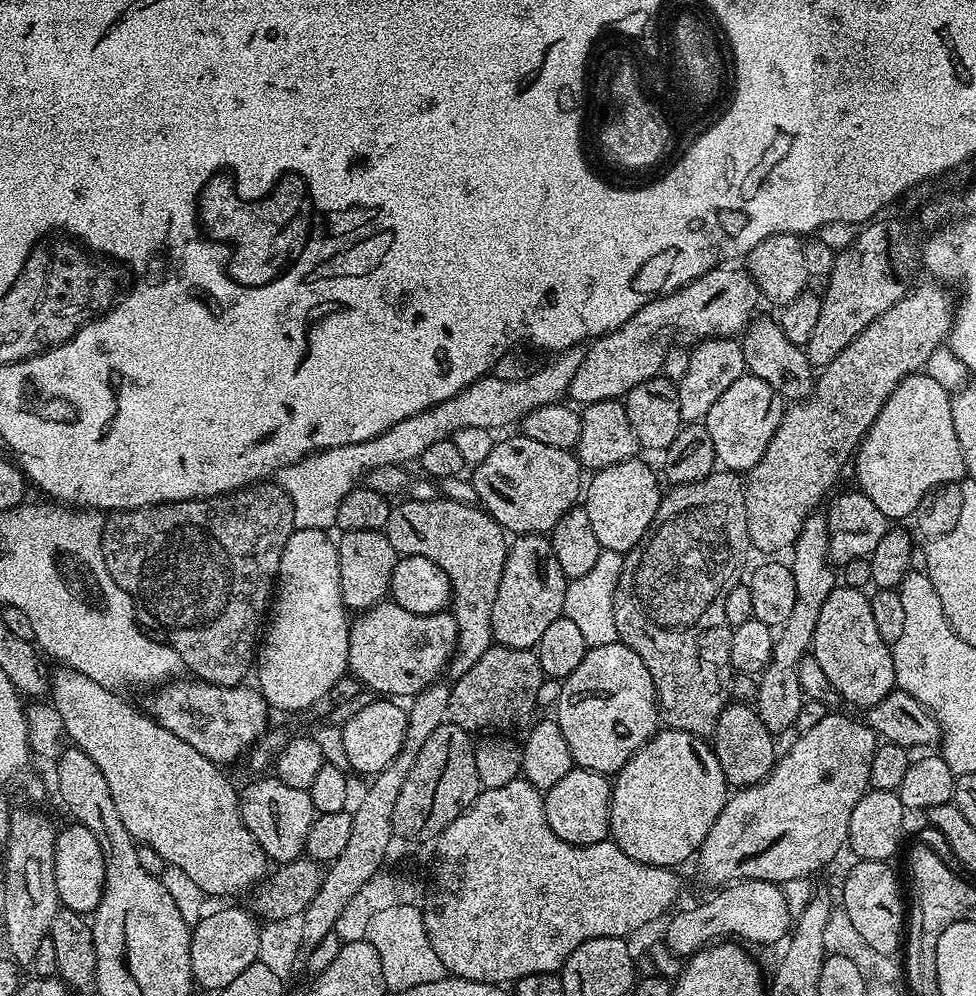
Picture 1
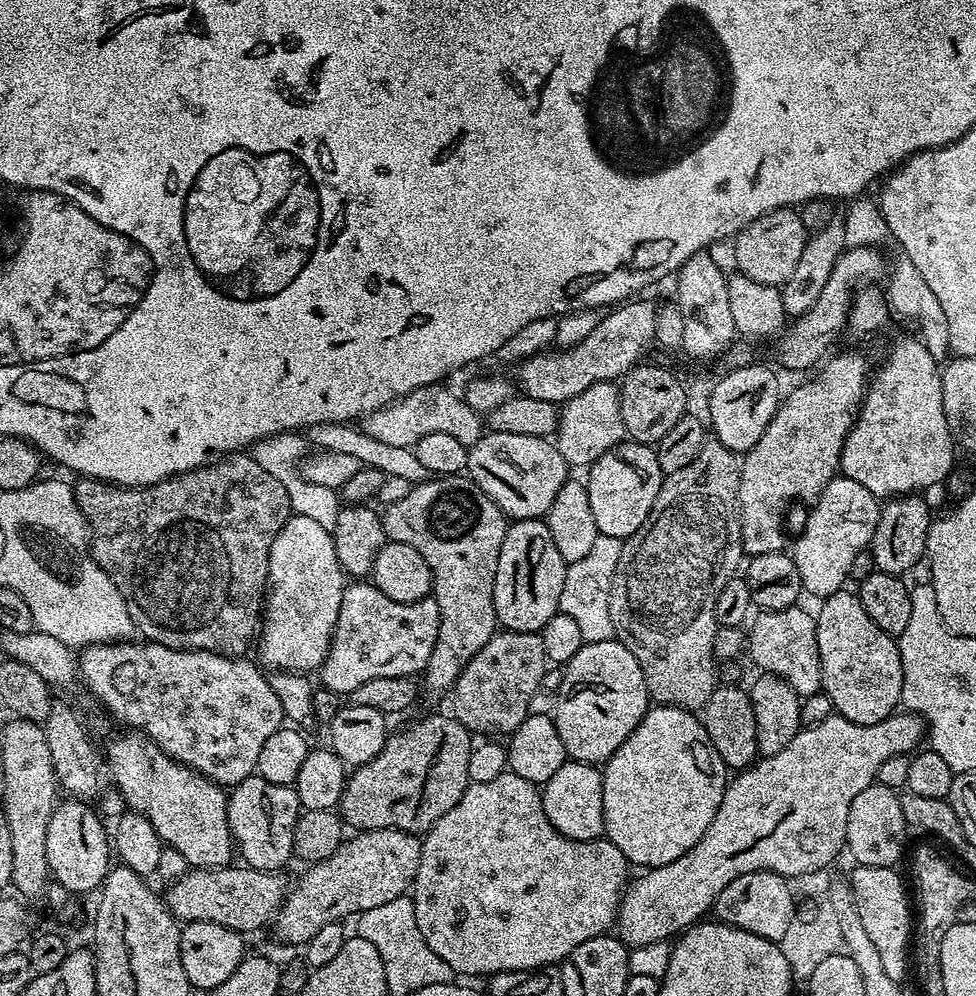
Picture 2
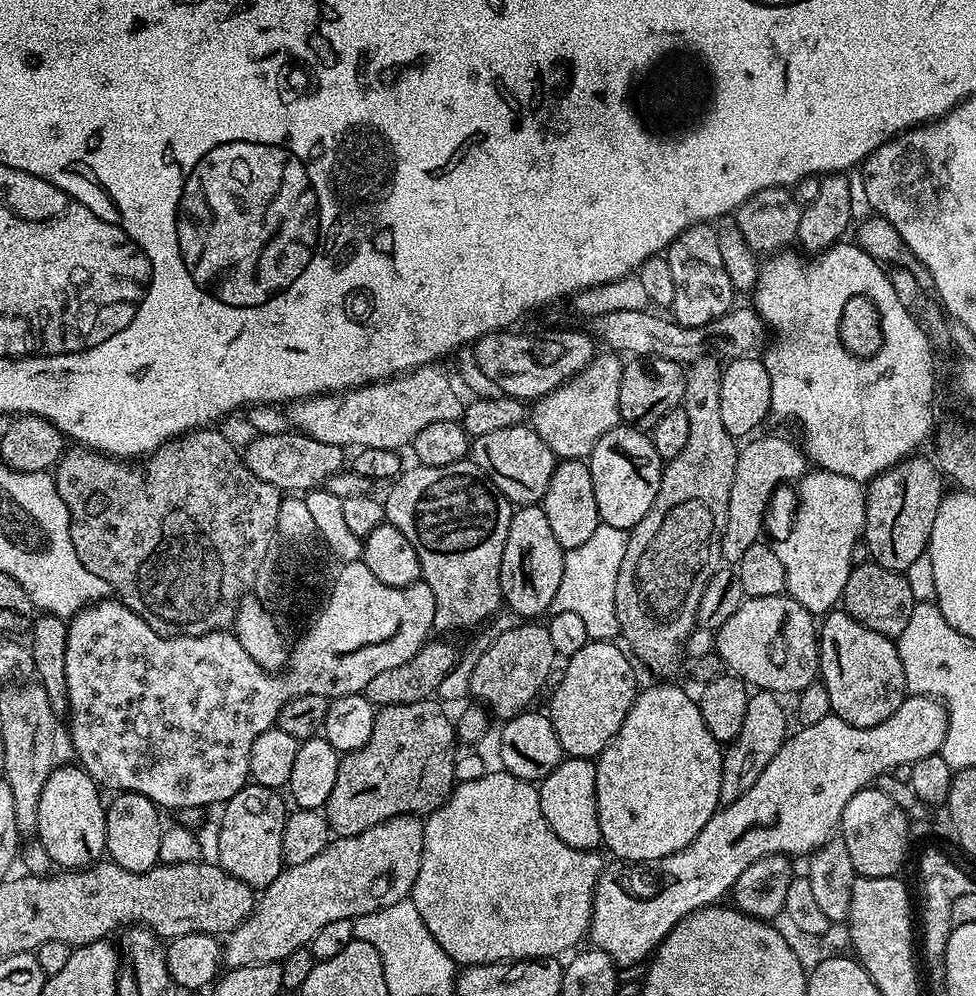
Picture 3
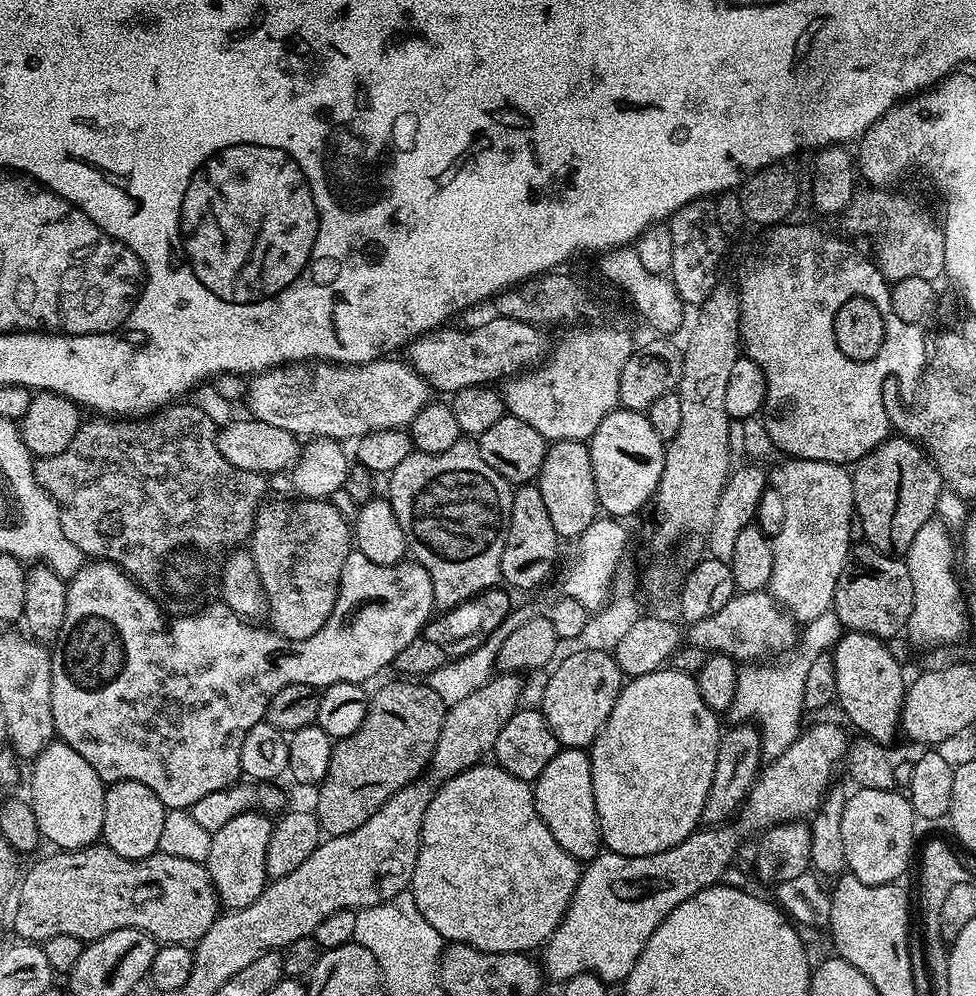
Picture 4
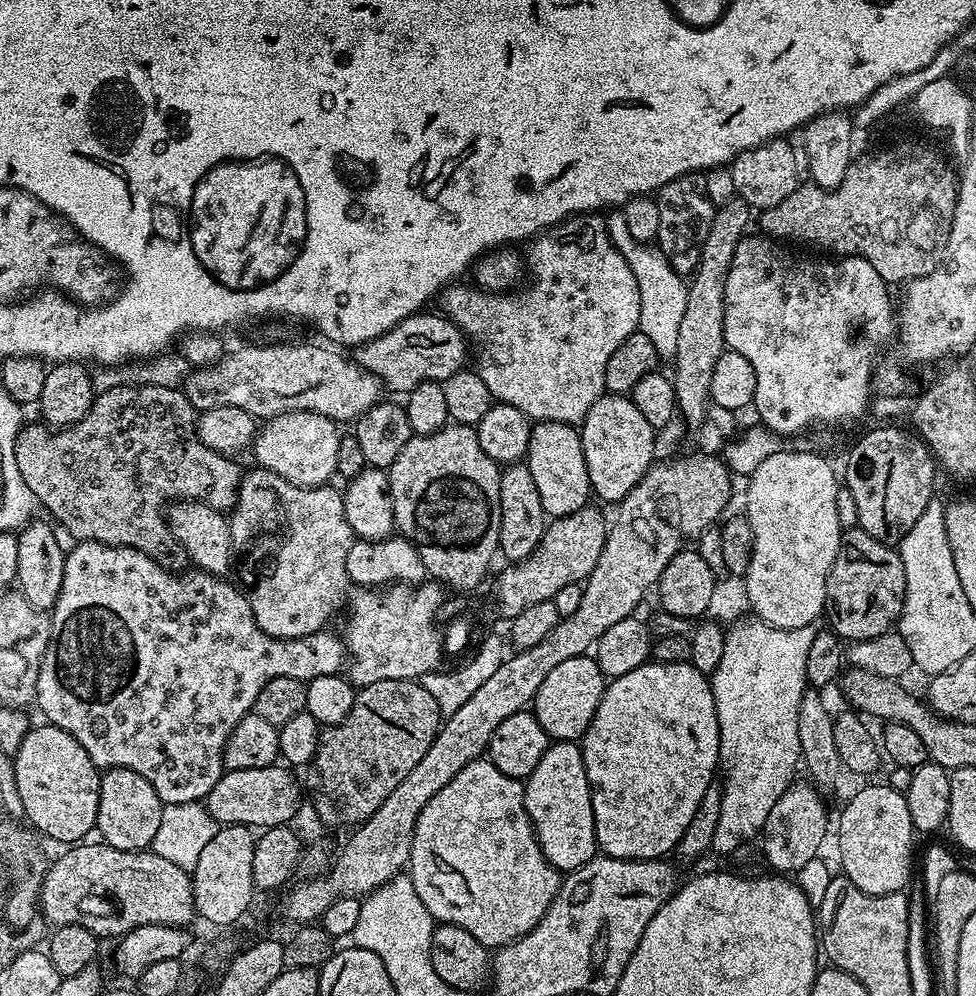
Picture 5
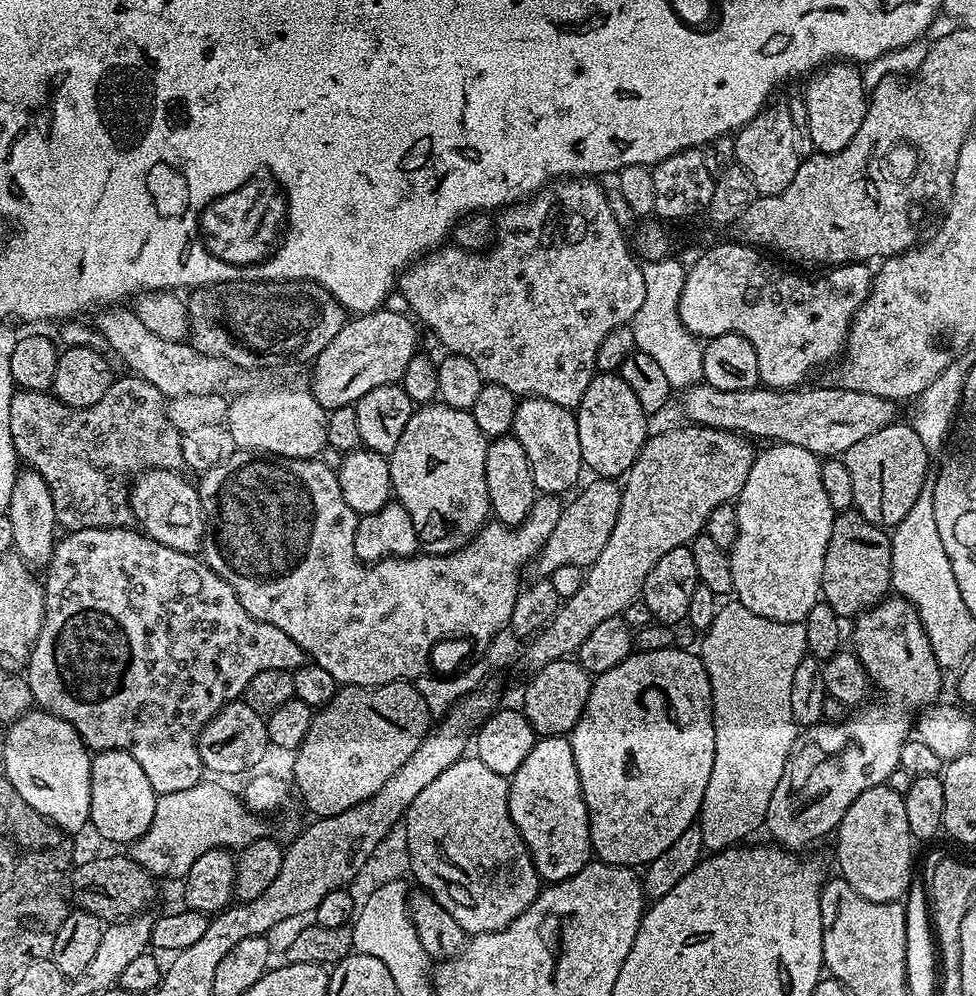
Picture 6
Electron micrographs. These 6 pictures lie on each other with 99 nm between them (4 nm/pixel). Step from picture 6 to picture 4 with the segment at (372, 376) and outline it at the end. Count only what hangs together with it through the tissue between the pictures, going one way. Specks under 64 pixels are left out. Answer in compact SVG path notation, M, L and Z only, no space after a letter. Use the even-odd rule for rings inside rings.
M492 316L485 324L468 328L465 332L452 327L445 326L427 332L406 348L406 360L412 369L427 380L429 389L436 391L437 388L445 394L470 386L488 386L496 382L492 380L504 382L519 376L521 372L537 367L550 348L550 340L548 344L537 325L518 322L514 318Z

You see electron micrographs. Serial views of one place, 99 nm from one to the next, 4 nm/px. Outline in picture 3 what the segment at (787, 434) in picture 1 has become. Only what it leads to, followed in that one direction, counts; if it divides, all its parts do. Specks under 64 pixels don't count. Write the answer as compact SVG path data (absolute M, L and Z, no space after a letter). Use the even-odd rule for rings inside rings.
M759 436L752 438L757 440L749 439L749 444L739 449L734 466L734 486L730 486L726 530L720 539L720 558L728 566L739 564L742 554L746 554L746 550L750 550L750 546L761 539L764 515L768 512L768 503L771 502L776 487L787 480L799 481L810 468L810 461L797 441L795 444L784 436Z

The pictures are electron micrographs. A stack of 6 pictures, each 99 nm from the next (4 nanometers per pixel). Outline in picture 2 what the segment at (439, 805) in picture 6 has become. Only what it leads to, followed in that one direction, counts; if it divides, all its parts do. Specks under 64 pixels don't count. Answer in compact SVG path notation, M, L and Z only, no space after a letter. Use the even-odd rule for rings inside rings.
M505 770L500 776L494 778L490 782L469 783L468 789L462 794L462 798L458 802L458 806L454 806L454 810L446 810L446 814L442 814L442 818L438 818L438 822L434 822L434 826L423 837L420 845L420 861L418 862L418 870L416 871L415 881L410 889L410 895L414 902L414 918L418 918L418 930L422 930L422 938L426 938L426 946L430 946L430 950L434 950L434 954L438 954L438 958L442 958L442 962L446 962L446 966L452 968L453 973L460 978L468 978L464 976L484 976L483 978L491 978L496 972L531 972L533 970L544 970L553 964L559 965L568 955L578 946L582 946L582 942L590 942L590 938L598 938L605 935L609 931L608 928L617 923L618 913L620 910L620 897L624 895L624 889L629 883L630 865L628 859L622 854L622 850L618 850L618 846L614 846L614 842L610 842L607 838L598 840L571 840L562 834L558 834L558 830L554 830L554 826L550 826L550 818L546 818L546 810L542 806L542 798L540 797L541 789L535 784L531 784L526 778L518 778L518 774L514 774L511 770Z

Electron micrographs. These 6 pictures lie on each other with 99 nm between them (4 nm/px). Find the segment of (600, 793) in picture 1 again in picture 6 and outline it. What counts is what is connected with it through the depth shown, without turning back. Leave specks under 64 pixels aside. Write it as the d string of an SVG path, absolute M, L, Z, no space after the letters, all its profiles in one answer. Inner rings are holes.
M541 736L508 781L510 818L526 842L541 881L565 880L593 859L584 787L578 778L576 749L568 736Z

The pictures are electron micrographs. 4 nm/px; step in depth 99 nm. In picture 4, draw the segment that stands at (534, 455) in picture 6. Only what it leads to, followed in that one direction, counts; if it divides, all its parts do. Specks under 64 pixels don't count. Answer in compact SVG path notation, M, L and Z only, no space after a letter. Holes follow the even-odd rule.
M558 440L548 444L548 452L540 467L538 487L542 494L542 502L546 502L546 510L550 514L550 522L554 525L557 537L575 538L590 526L592 520L597 519L598 505L596 503L596 487L594 486L594 466L590 462L587 443L579 440Z

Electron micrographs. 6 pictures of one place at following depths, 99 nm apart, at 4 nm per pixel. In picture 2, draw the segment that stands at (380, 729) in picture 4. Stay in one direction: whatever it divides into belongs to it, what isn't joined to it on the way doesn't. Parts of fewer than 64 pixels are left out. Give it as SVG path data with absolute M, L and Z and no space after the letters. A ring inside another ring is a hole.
M448 714L428 716L401 732L393 731L377 756L370 762L359 765L344 783L338 812L345 825L352 830L397 828L413 834L427 834L434 822L438 822L438 818L446 814L446 810L454 810L454 806L458 806L462 794L468 789L470 781L467 771L474 747L472 739L473 733Z

